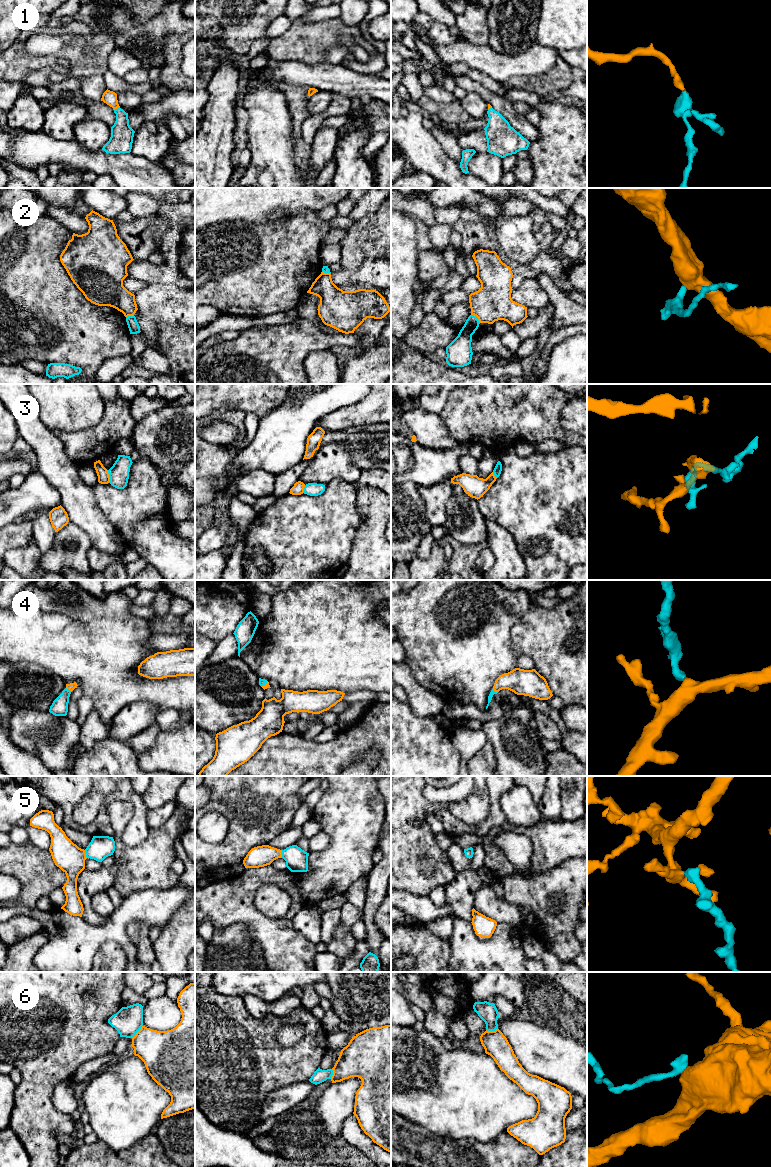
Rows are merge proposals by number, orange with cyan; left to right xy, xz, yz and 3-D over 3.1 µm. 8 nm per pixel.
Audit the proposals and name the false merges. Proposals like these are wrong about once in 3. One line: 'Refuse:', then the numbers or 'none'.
Refuse: 2, 3, 6

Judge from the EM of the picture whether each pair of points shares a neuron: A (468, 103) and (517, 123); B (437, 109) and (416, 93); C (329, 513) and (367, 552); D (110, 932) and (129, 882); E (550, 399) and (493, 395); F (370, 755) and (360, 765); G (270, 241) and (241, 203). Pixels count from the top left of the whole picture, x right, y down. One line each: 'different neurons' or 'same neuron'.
A: different neurons
B: different neurons
C: different neurons
D: different neurons
E: same neuron
F: same neuron
G: different neurons

